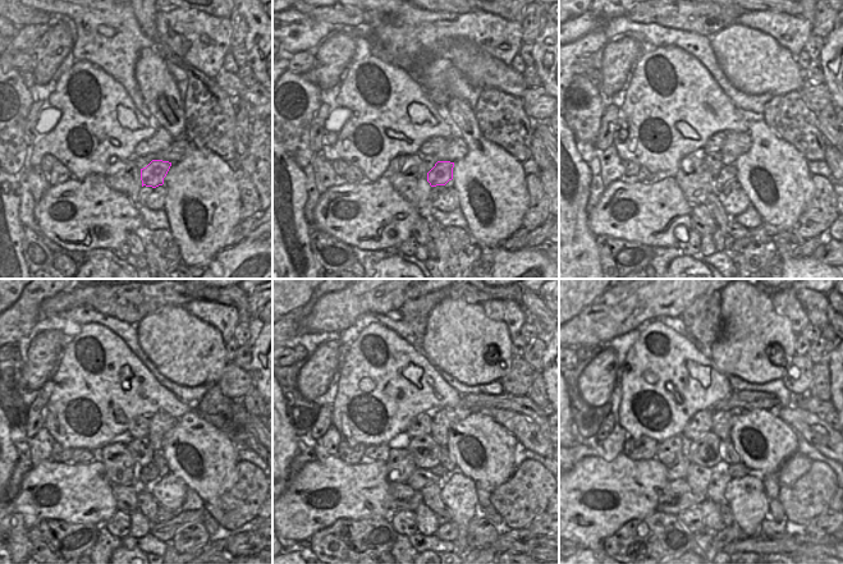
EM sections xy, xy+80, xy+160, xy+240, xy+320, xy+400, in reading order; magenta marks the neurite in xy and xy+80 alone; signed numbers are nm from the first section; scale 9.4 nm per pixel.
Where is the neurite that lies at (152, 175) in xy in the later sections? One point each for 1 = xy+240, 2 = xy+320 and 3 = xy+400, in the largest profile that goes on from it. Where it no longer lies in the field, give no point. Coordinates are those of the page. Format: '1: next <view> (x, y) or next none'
1: next xy+240 (145, 475)
2: next xy+320 (421, 477)
3: next xy+400 (697, 477)

